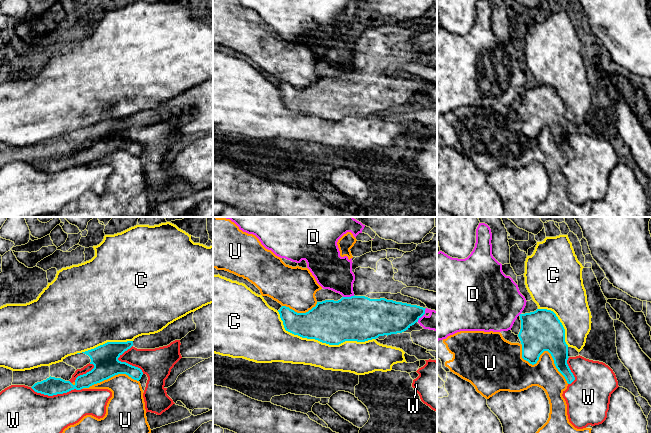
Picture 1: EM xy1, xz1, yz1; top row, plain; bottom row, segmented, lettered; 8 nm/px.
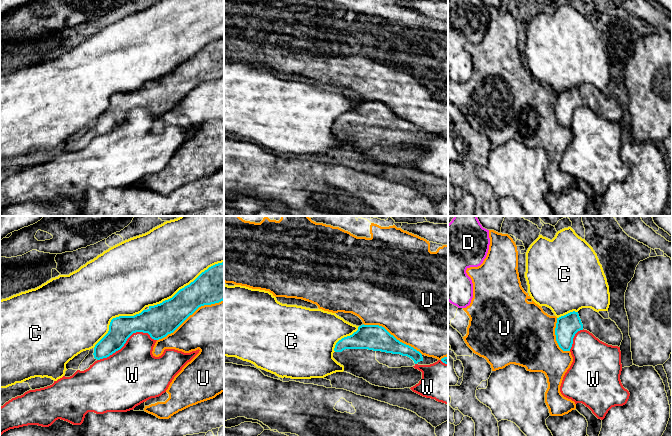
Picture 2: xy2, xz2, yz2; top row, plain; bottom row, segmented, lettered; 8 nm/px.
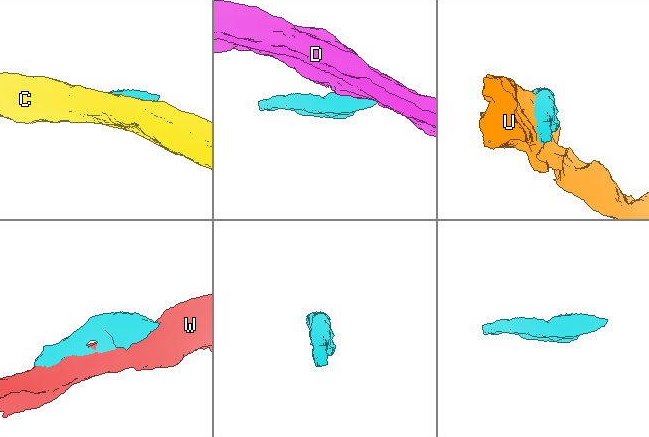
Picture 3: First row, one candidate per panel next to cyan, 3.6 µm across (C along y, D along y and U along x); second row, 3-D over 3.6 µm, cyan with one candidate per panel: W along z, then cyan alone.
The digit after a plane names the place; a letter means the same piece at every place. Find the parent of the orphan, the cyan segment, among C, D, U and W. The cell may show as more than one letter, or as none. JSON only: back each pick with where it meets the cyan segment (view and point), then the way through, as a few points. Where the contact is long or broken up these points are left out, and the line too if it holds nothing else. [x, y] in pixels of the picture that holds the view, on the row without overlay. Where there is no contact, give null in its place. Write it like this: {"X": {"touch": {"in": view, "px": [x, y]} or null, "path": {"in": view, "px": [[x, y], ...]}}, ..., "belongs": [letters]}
{"belongs": []}

